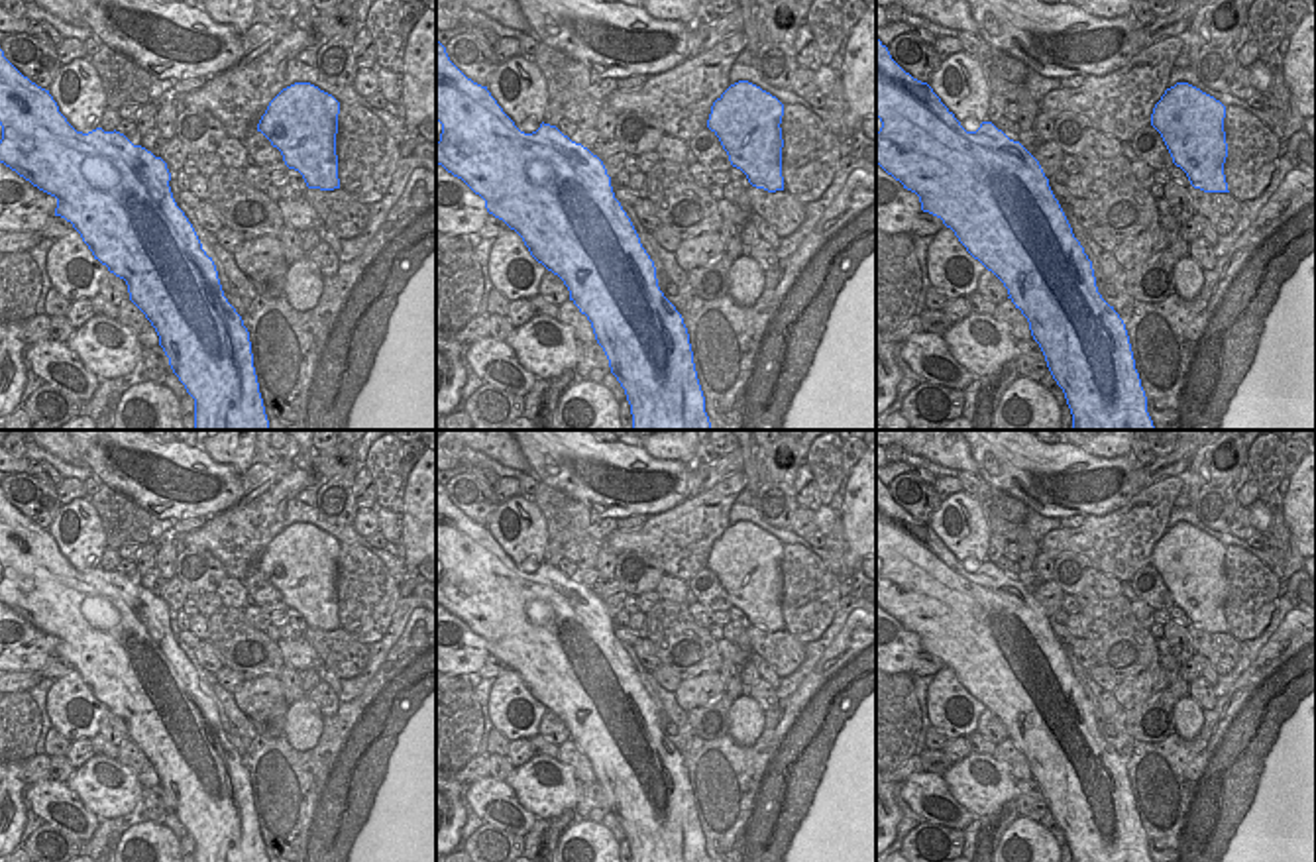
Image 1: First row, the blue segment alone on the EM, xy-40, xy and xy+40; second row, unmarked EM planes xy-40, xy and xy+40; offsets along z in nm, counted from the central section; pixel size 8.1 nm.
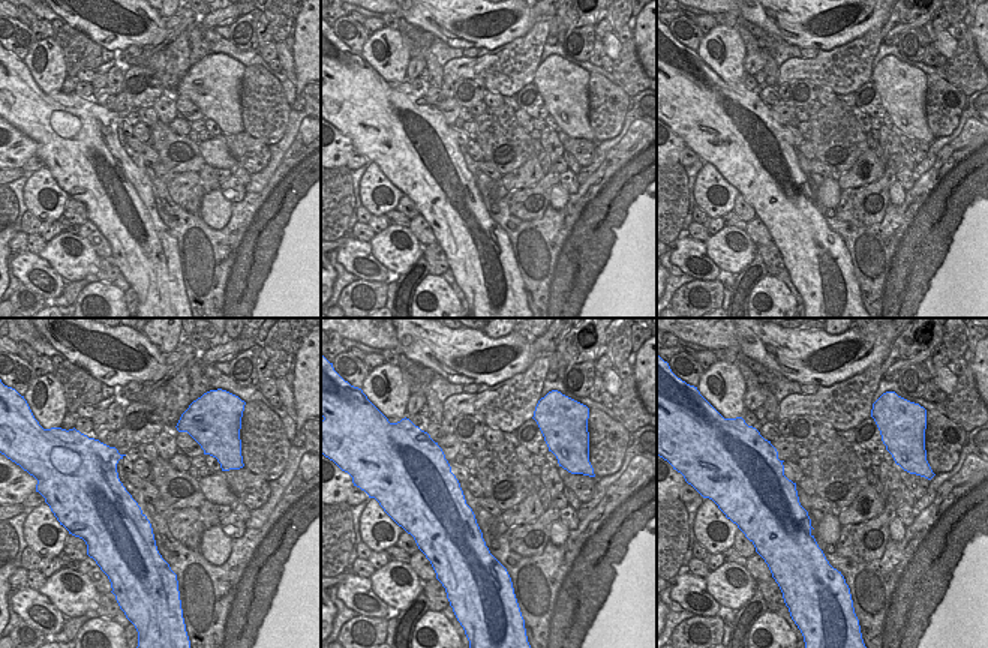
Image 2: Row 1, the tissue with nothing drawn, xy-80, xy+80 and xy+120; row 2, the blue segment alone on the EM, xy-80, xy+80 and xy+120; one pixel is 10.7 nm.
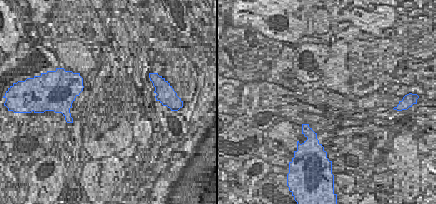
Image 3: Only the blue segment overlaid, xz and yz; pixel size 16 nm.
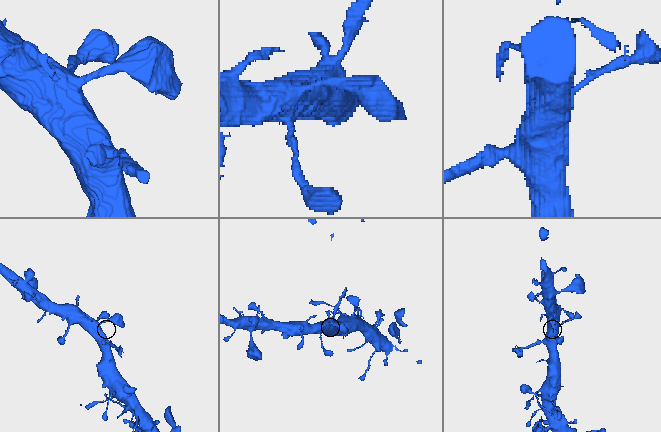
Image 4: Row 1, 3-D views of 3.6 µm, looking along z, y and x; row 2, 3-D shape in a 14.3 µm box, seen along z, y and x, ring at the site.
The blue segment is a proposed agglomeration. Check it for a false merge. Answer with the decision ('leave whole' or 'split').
leave whole

